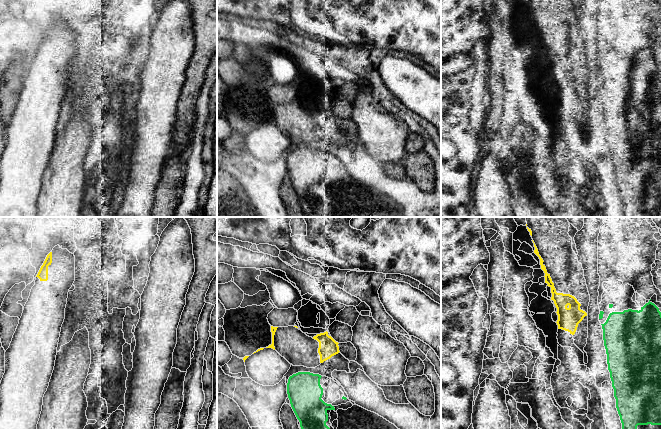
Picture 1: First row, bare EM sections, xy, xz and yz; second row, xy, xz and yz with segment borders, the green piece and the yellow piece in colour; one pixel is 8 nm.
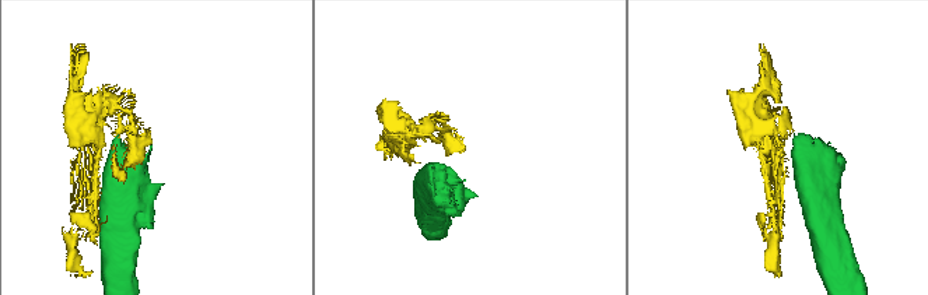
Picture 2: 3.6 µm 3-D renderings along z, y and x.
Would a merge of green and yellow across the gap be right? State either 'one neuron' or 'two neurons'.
two neurons

